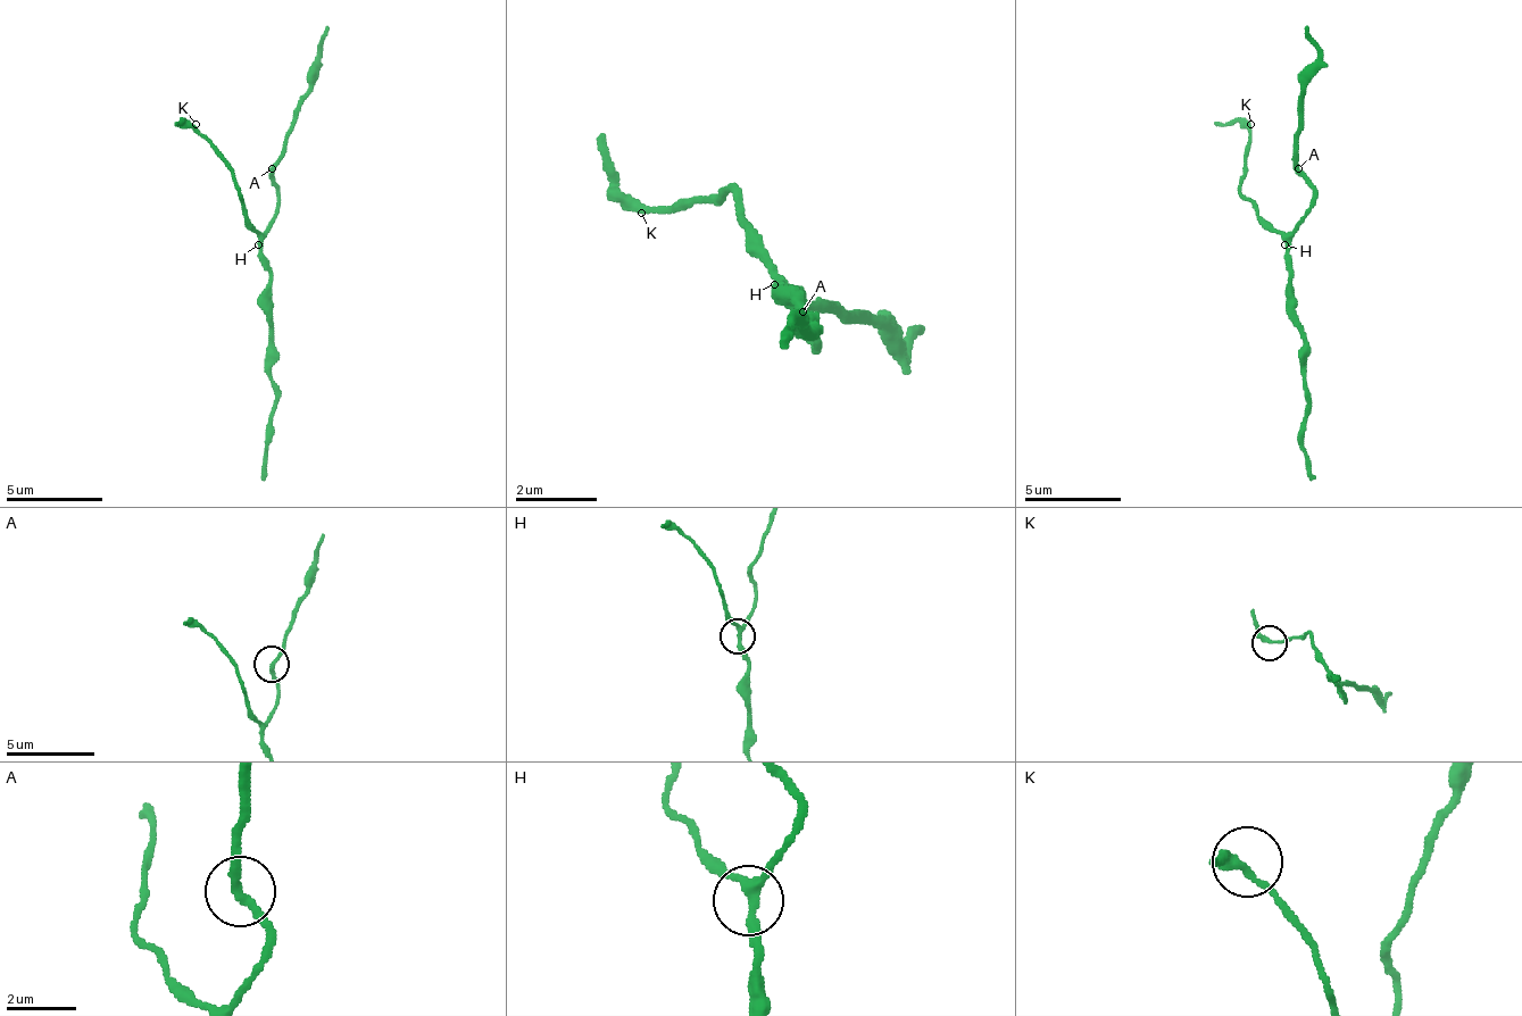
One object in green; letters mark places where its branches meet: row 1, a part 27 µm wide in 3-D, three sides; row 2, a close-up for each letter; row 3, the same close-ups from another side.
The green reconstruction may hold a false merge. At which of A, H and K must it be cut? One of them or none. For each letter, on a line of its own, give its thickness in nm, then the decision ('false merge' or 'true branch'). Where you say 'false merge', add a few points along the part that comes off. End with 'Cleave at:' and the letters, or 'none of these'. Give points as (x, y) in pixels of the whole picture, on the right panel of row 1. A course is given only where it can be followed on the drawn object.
A: calibre 220 nm; true branch
H: calibre 240 nm; true branch
K: calibre 240 nm; true branch
Cleave at: none of these

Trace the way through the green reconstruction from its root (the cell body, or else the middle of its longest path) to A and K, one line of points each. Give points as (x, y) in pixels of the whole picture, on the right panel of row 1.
A: (1295, 235), (1299, 216), (1314, 197), (1314, 182), (1299, 167)
K: (1295, 235), (1280, 235), (1241, 191), (1250, 124)

